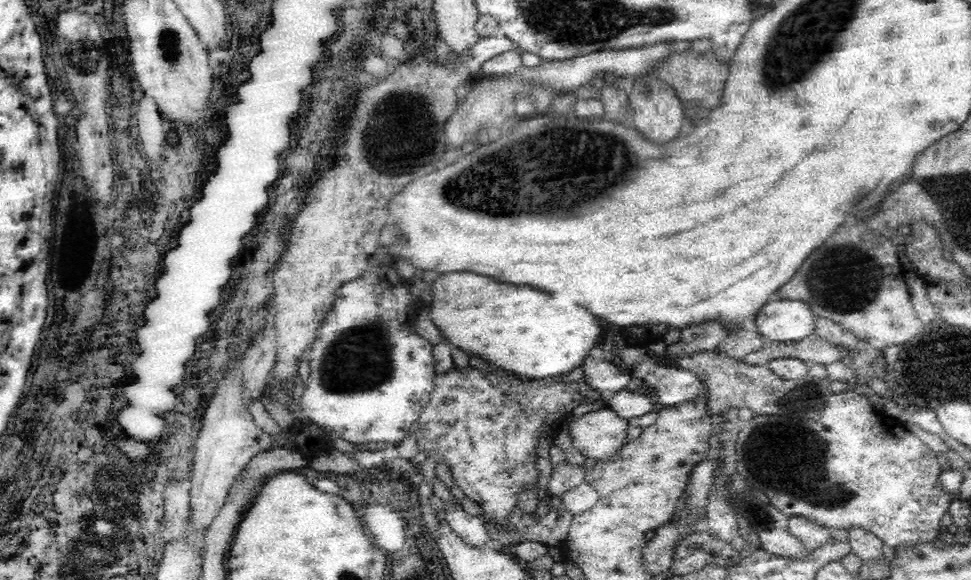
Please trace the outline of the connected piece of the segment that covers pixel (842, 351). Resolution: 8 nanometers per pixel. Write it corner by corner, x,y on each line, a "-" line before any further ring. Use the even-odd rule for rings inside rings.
815,332
805,336
802,340
792,341
791,343
768,343
764,344
739,358
739,362
747,364
748,366
762,366
767,365
771,360
779,358
793,358
804,362
808,367
818,364
818,366
830,366
834,362
842,362
846,358
854,358
857,352
850,346
843,346
842,344
828,342
826,339
818,336

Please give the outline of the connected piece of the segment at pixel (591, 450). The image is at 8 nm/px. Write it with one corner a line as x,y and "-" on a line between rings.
599,409
574,418
570,421
570,444
572,448
576,448
585,458
595,458
596,460
610,456
620,445
625,444
628,423
626,420
620,419
613,410

